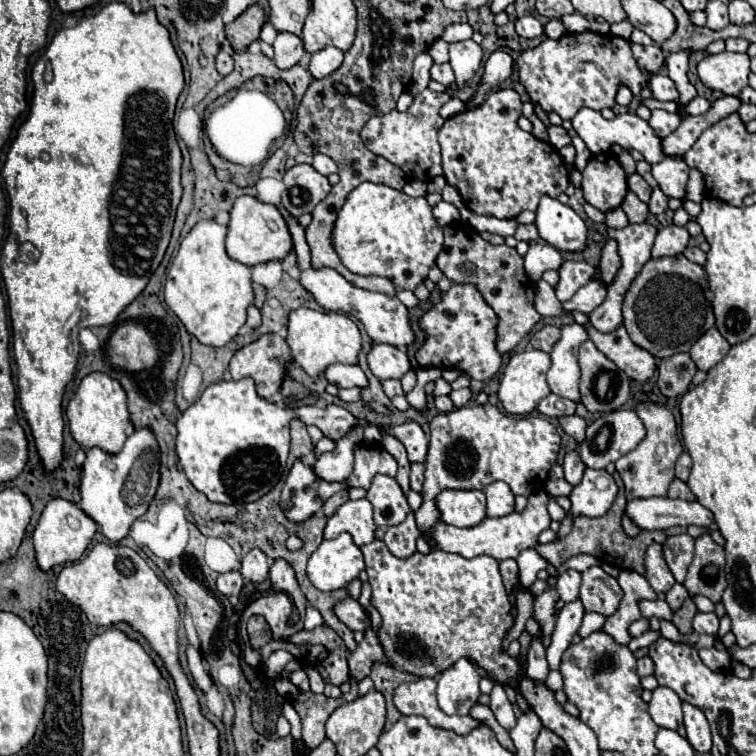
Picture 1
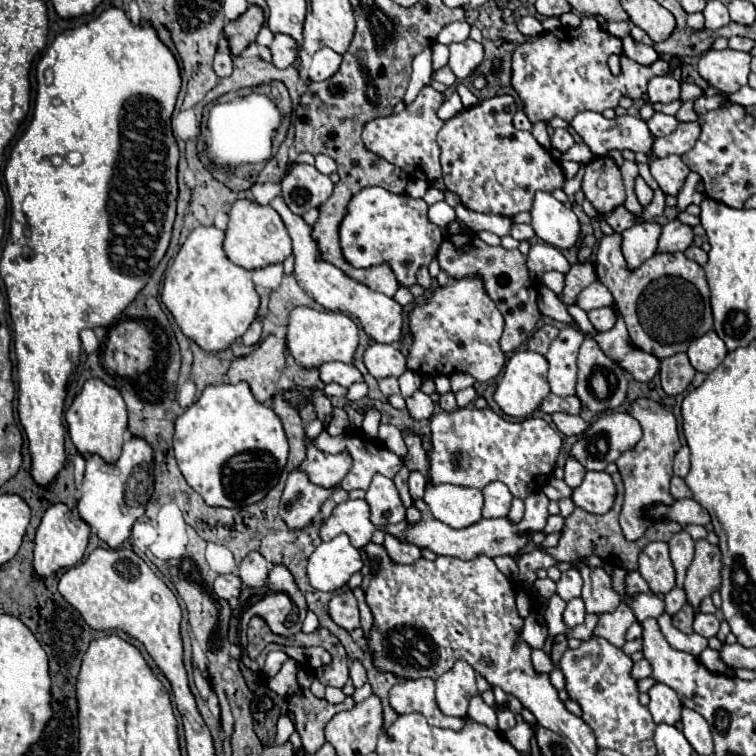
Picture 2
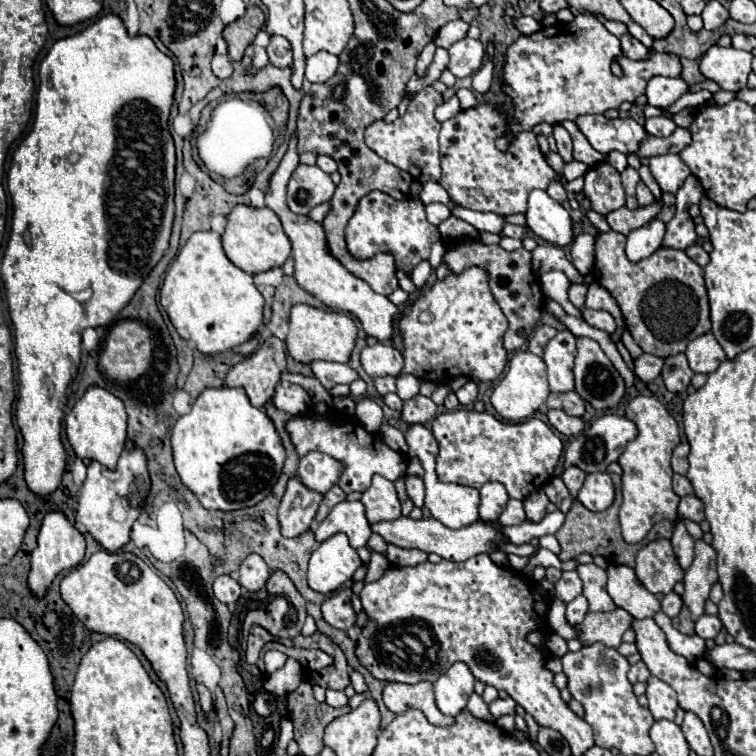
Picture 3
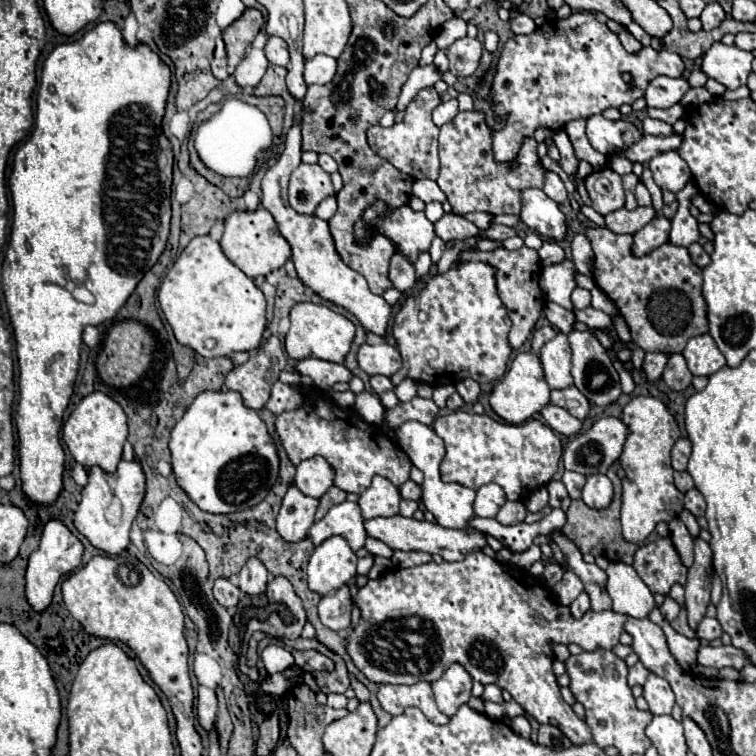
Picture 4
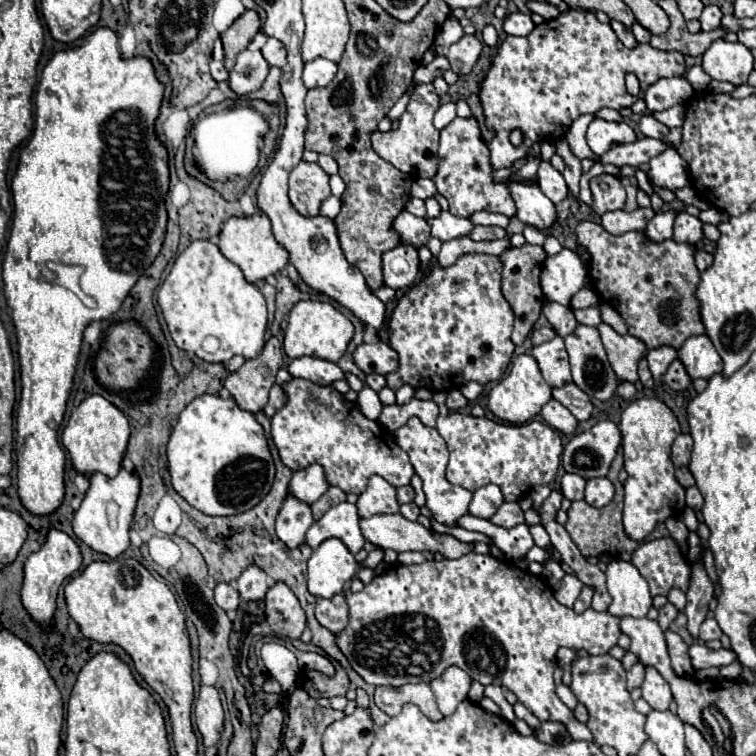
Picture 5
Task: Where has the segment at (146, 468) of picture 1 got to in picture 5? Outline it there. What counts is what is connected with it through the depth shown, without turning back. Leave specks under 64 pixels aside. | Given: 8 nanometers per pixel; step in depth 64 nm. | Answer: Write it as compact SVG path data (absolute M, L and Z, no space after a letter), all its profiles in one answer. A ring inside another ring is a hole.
M120 468L116 478L108 478L100 472L94 472L90 476L90 488L84 494L84 500L80 508L74 514L72 528L74 534L84 540L92 550L102 552L110 558L120 556L130 546L130 526L134 518L134 508L140 496L140 476L138 472L130 472L126 468Z

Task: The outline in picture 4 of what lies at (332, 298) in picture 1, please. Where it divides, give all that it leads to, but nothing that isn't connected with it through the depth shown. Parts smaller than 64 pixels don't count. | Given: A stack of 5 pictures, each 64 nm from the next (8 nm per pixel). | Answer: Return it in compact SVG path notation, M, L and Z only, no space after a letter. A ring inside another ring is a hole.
M302 110L298 112L298 118L294 122L294 126L290 128L290 132L286 134L286 142L284 142L284 152L278 158L278 162L266 172L264 180L262 180L262 208L266 208L278 224L280 234L288 240L290 248L292 248L292 262L296 266L296 274L302 280L304 286L308 286L310 290L314 290L320 298L346 308L350 314L354 314L366 332L374 332L376 336L384 336L386 328L388 328L388 320L392 314L392 306L378 294L372 294L366 278L354 270L350 270L342 258L338 256L336 248L334 248L334 240L330 236L330 228L326 220L314 218L314 216L300 216L298 212L294 212L288 204L288 178L290 174L298 168L300 164L300 146L302 146L302 136L300 136L300 116Z

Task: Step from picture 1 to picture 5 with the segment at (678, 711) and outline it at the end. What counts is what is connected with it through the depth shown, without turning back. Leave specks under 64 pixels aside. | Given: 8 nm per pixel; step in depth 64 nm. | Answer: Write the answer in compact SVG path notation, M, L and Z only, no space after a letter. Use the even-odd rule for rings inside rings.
M646 668L646 678L642 684L642 698L654 708L654 710L668 710L672 702L672 692L668 682L660 676L656 668Z

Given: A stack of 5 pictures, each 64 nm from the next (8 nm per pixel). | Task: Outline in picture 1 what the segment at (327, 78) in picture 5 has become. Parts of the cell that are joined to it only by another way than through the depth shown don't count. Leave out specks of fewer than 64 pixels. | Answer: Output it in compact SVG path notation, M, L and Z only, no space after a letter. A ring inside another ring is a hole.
M326 46L324 50L312 54L308 70L312 72L314 78L326 78L342 64L342 58L344 58L344 52L340 48Z

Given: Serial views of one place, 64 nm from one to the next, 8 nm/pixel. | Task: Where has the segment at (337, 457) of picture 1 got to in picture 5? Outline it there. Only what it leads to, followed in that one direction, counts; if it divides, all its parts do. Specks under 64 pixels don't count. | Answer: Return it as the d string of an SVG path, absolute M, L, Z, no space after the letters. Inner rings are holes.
M312 464L310 468L302 468L302 470L294 472L294 476L290 480L290 494L312 504L328 490L328 486L330 484L326 484L324 468L320 464Z

